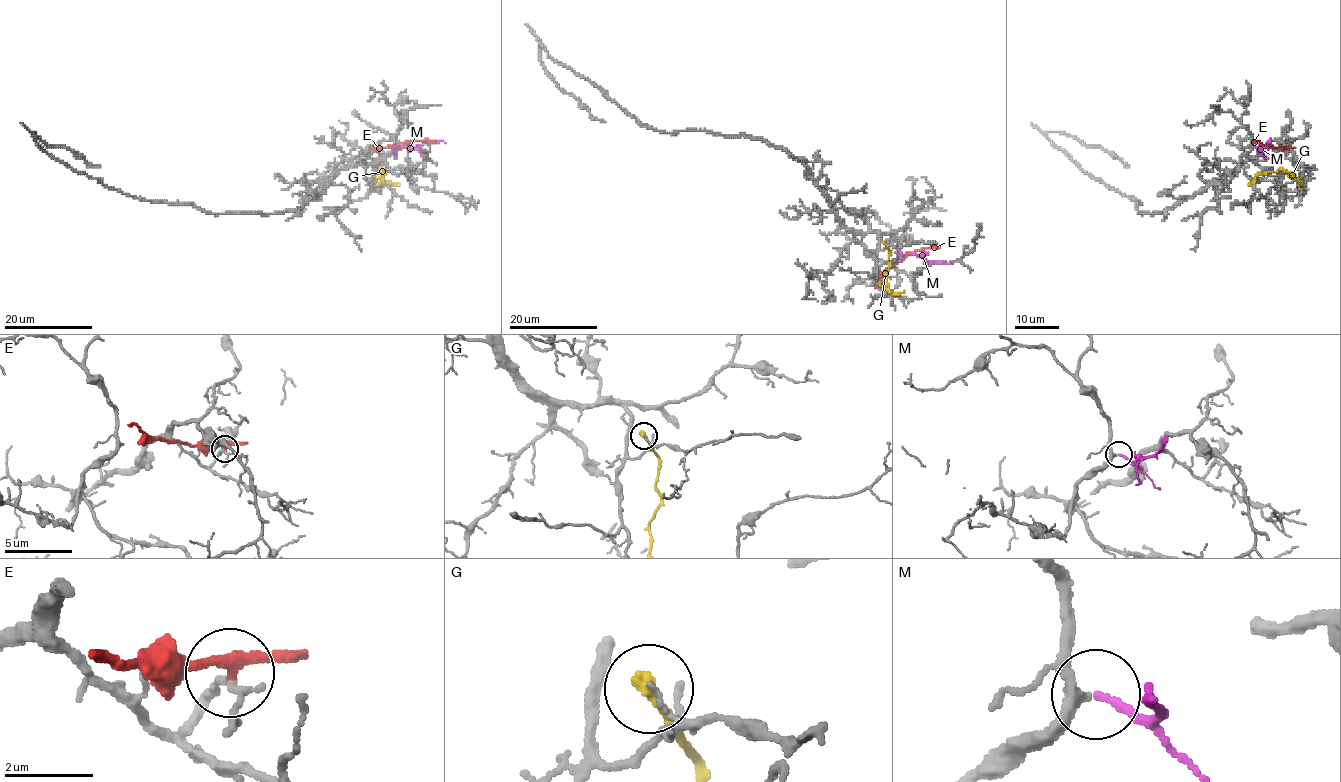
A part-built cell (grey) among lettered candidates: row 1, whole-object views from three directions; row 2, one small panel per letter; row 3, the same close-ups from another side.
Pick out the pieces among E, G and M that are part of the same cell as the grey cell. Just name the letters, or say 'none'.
M

